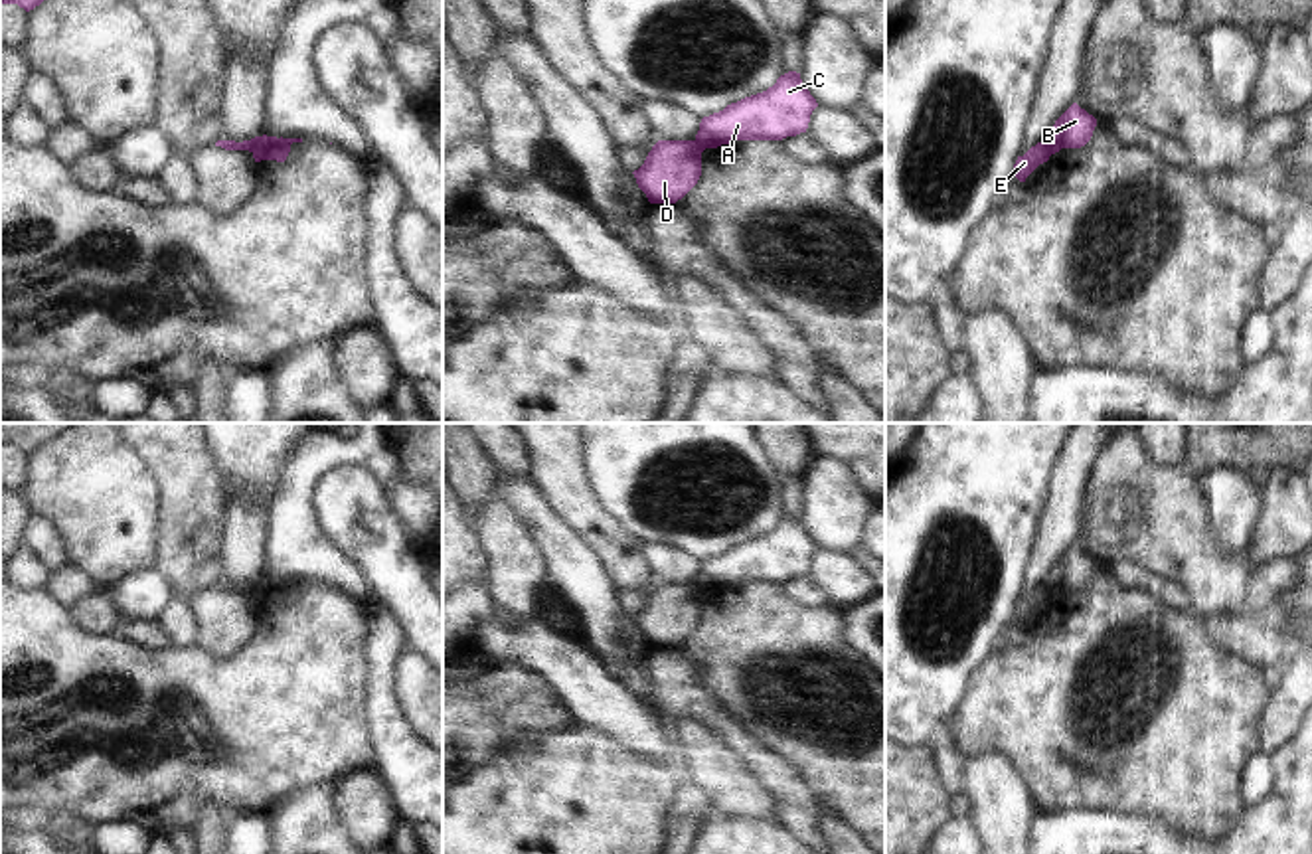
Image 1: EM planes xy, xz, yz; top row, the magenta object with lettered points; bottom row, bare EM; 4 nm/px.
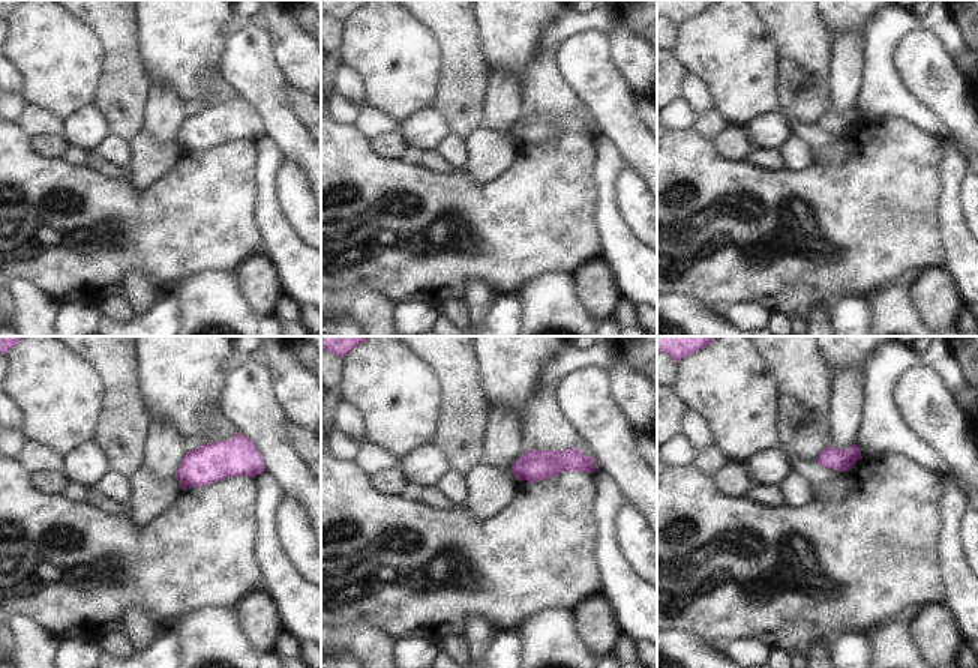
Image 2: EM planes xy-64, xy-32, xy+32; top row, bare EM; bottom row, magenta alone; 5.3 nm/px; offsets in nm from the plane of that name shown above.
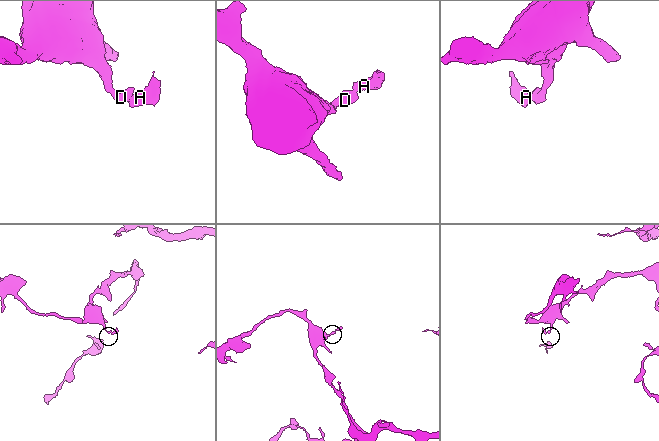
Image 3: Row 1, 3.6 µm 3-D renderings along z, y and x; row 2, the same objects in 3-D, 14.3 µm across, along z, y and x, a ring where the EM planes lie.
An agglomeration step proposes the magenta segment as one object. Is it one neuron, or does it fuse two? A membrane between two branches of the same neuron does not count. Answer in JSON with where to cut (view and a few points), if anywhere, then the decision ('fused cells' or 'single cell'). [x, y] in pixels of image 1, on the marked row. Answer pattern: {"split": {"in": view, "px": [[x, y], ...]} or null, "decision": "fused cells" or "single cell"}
{"split": {"in": "xy", "px": [[267, 137], [251, 151]]}, "decision": "fused cells"}

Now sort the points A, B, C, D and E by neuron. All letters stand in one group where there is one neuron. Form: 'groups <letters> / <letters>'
groups A C E / B D

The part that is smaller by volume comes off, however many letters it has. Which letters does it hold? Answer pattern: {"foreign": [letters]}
{"foreign": ["A", "C", "E"]}

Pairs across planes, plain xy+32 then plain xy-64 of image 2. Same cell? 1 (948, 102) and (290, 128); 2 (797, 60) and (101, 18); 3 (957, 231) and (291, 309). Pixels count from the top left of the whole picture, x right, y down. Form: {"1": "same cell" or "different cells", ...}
{"1": "same cell", "2": "same cell", "3": "different cells"}

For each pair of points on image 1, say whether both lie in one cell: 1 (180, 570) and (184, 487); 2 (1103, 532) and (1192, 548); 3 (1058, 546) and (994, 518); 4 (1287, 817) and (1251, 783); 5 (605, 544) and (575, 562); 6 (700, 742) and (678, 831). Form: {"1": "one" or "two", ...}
{"1": "one", "2": "one", "3": "two", "4": "two", "5": "two", "6": "two"}

